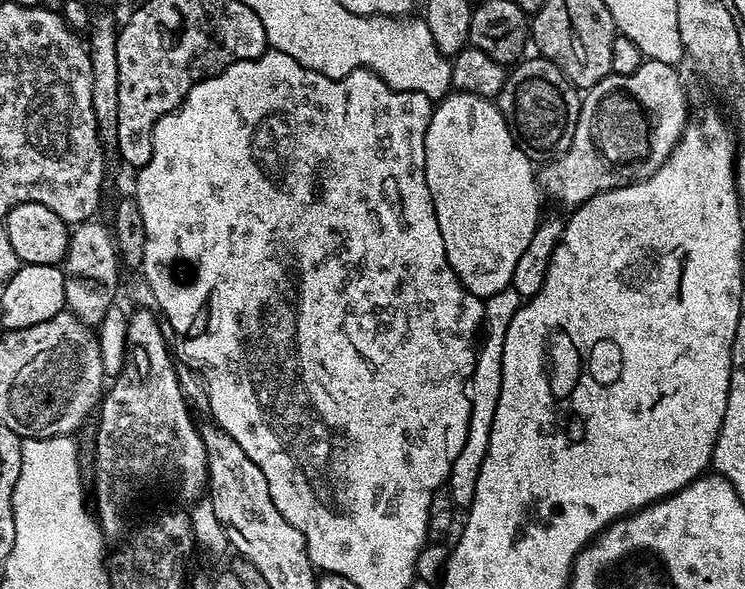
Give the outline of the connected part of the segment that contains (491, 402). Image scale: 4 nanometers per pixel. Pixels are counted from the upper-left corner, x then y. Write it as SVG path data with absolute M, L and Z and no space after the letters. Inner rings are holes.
M510 286L498 290L498 294L484 300L483 340L476 354L476 365L472 371L468 390L470 402L468 433L466 442L462 442L462 454L454 458L454 466L446 481L446 485L453 494L453 502L460 510L471 508L474 502L474 486L478 486L478 474L482 470L482 462L486 462L486 454L490 446L490 430L494 426L494 410L498 410L498 394L502 394L502 346L506 338L506 330L510 326L510 318L514 318L521 303L522 298L518 290Z

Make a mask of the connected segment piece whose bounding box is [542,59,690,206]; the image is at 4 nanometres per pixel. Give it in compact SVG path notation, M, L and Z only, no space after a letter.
M645 59L632 76L607 76L587 89L580 101L578 126L568 150L542 168L542 188L564 204L579 206L600 192L650 178L682 138L688 125L688 92L677 69Z

